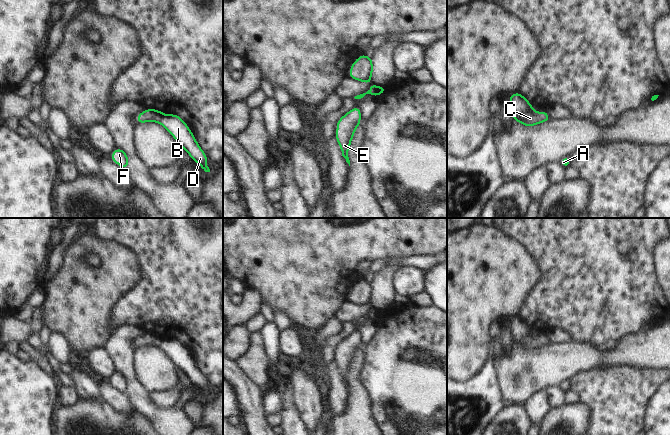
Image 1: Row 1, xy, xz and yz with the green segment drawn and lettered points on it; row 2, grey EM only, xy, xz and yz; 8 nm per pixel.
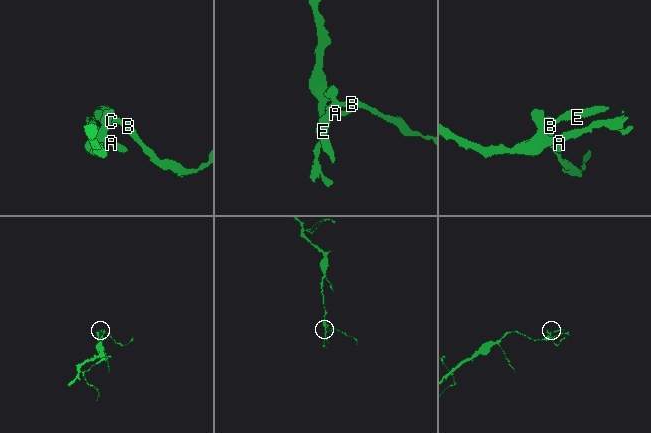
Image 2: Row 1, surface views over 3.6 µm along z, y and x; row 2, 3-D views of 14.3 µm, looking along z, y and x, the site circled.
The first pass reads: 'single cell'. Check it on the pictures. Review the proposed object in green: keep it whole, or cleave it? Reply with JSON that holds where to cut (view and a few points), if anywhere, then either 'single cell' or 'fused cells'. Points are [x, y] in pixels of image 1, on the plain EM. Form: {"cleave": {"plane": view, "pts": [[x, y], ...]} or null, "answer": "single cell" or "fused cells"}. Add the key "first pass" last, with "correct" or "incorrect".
{"cleave": null, "answer": "single cell", "first pass": "correct"}

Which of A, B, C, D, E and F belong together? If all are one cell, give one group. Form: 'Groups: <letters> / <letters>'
Groups: A B C D E F.

